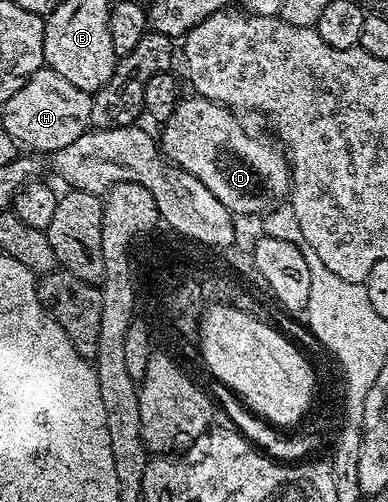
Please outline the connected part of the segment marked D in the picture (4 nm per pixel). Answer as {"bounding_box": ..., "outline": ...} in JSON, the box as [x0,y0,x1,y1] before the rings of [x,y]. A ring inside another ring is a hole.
{"bounding_box":[160,97,290,216],"outline":[[[189,97],[179,101],[172,116],[161,127],[160,150],[166,161],[192,172],[192,176],[196,176],[208,188],[208,192],[212,192],[212,196],[216,196],[216,200],[220,200],[220,204],[224,204],[235,216],[262,216],[275,206],[285,203],[290,192],[290,164],[286,161],[285,153],[273,141],[261,142],[253,138],[238,123],[239,115],[235,111],[221,106],[219,102],[210,102],[207,98]]]}

